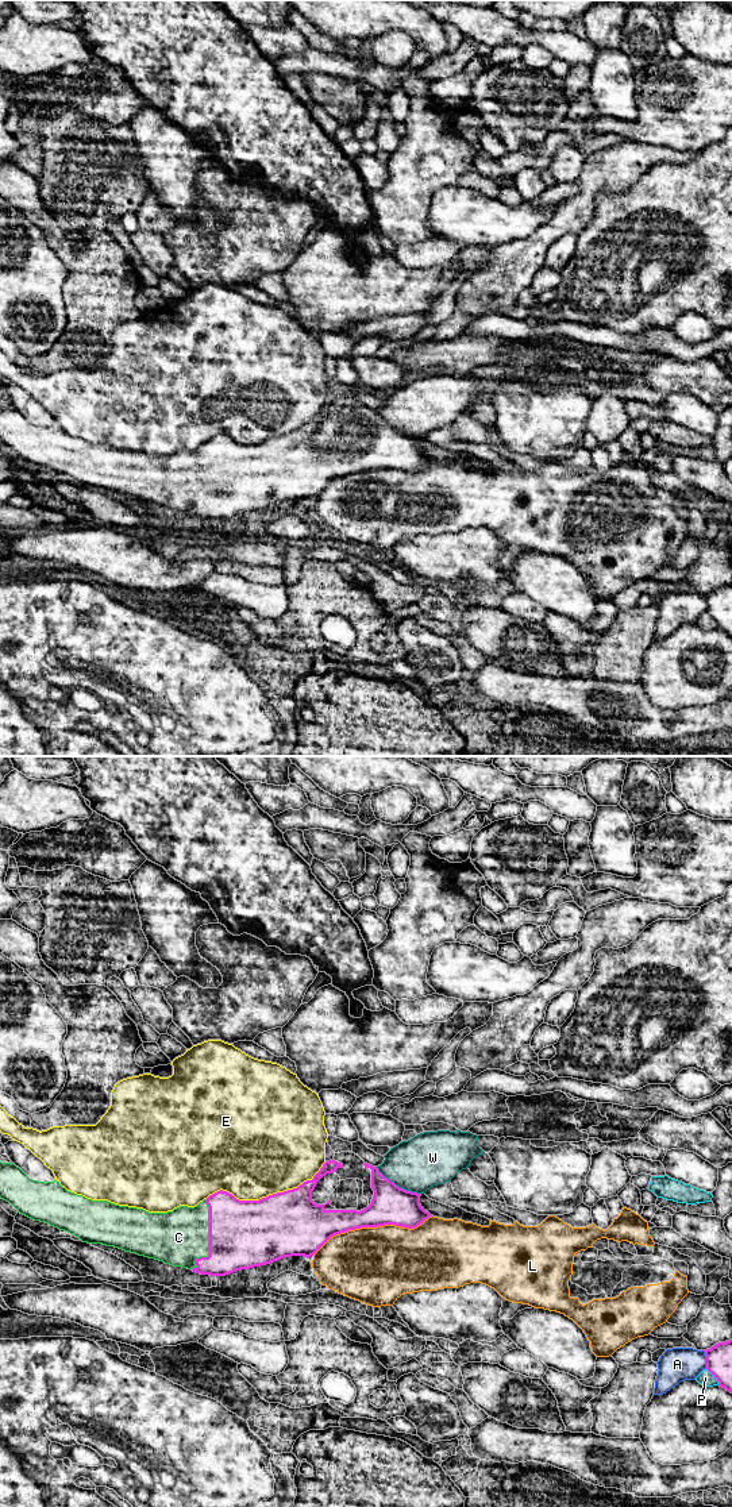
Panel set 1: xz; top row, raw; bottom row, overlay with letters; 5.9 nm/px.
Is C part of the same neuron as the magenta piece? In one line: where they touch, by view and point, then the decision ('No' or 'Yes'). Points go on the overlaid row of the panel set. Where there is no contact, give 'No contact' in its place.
Touches magenta at xz (210, 1238). Yes

